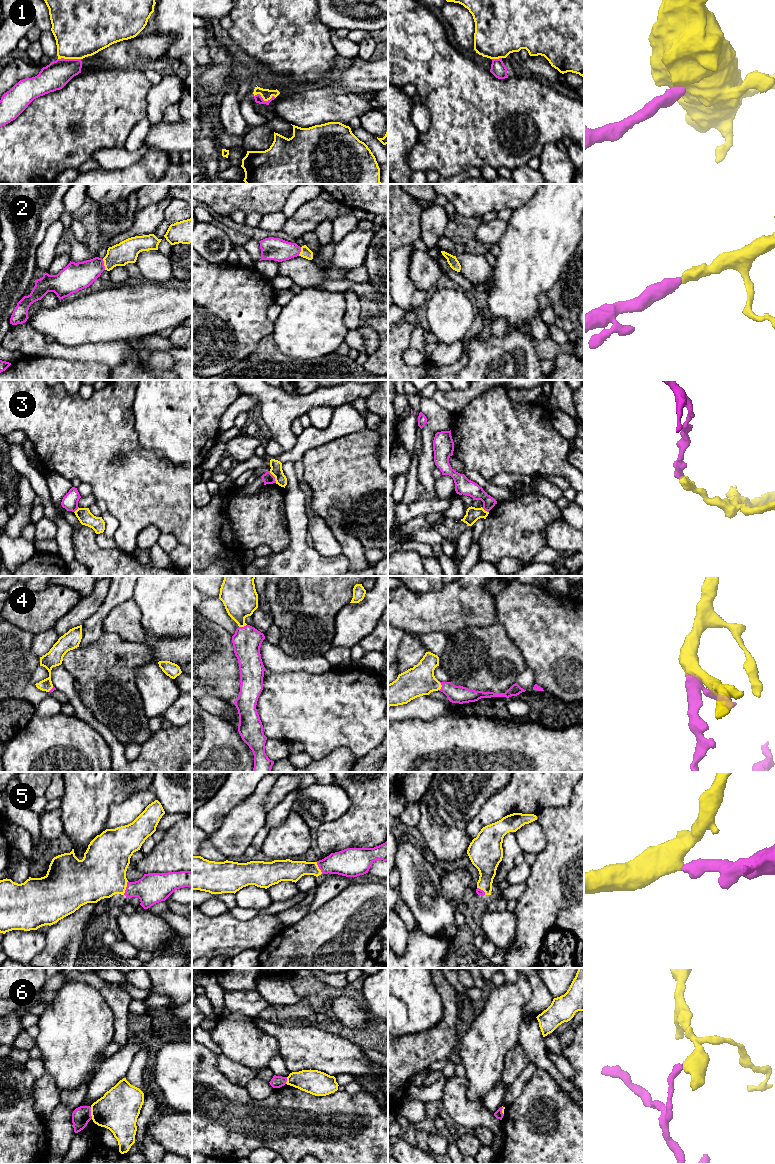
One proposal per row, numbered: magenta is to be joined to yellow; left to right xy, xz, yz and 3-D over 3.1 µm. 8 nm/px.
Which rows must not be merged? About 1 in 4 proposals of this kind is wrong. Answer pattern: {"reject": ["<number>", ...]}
{"reject": ["1", "3", "6"]}

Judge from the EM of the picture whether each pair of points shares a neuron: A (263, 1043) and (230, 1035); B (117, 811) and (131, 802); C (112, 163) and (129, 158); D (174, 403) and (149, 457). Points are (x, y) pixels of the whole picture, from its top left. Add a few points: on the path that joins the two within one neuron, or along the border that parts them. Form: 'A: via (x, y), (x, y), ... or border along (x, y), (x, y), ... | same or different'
A: via (255, 1043), (246, 1043), (238, 1037) | same
B: via (120, 811), (128, 805) | same
C: via (116, 159), (125, 158) | same
D: border along (136, 433), (142, 446), (159, 450), (172, 463) | different

